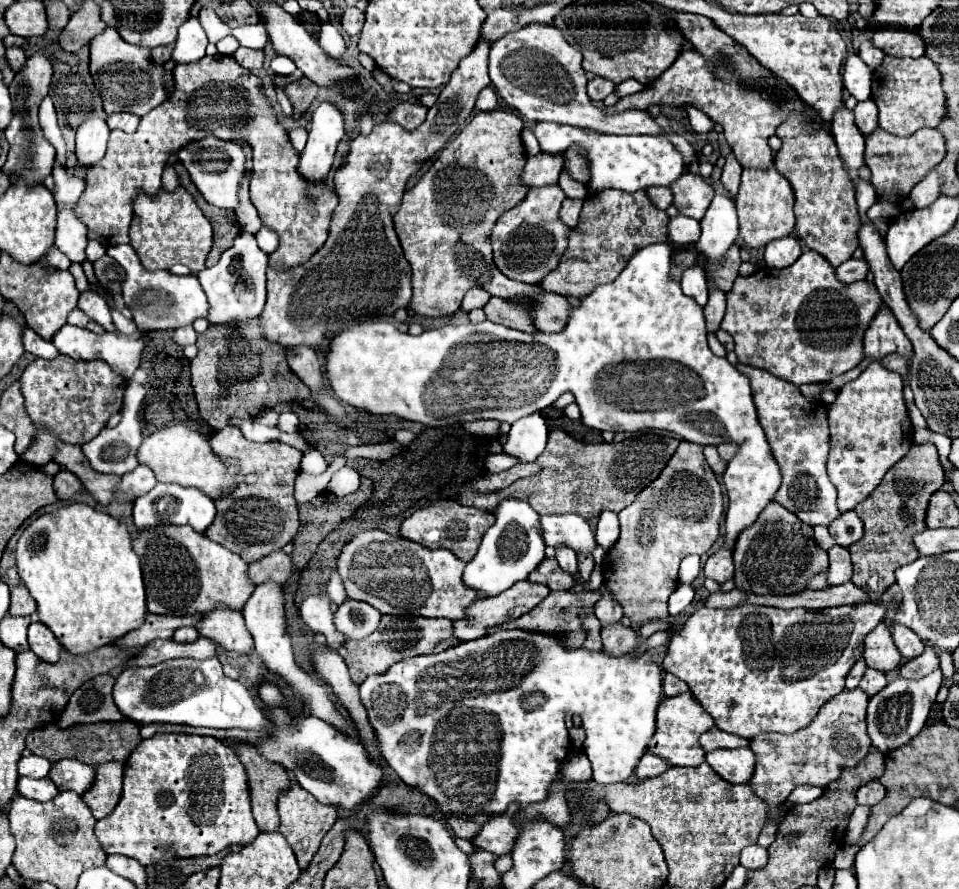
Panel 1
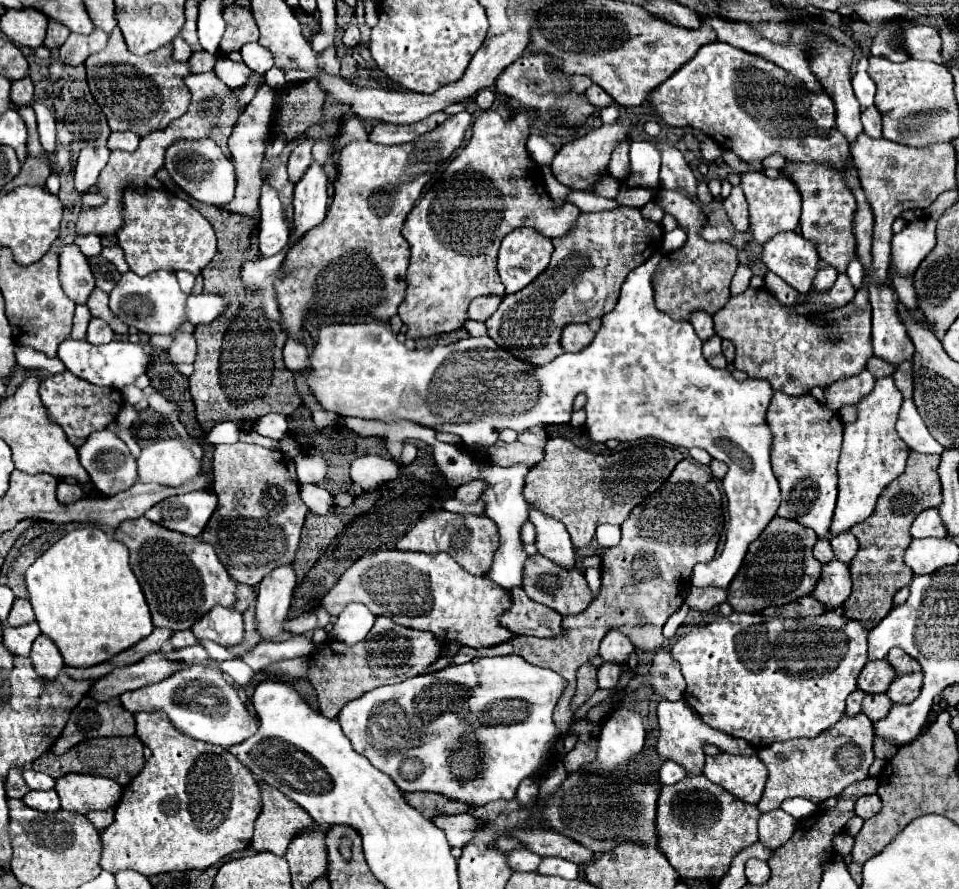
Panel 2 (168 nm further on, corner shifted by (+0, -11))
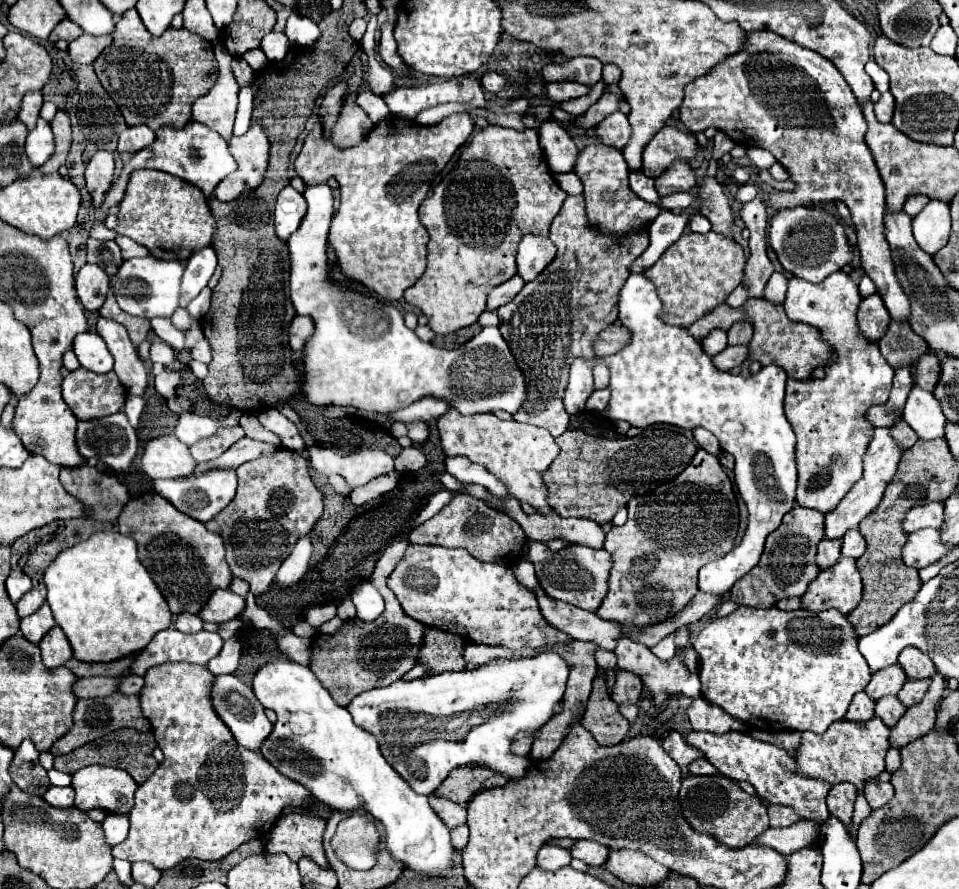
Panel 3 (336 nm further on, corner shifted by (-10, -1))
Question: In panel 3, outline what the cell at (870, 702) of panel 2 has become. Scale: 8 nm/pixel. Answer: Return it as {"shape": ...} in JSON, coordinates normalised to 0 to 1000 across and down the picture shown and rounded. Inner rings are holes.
{"shape":[[[923,783],[923,785],[914,787],[914,792],[912,792],[912,805],[917,805],[923,812],[923,817],[927,817],[927,819],[931,819],[937,812],[937,808],[944,803],[944,799],[946,796],[933,783]]]}

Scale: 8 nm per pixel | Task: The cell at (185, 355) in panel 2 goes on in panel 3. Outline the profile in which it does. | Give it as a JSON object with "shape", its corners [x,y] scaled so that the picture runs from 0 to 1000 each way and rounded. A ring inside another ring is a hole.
{"shape":[[[214,380],[208,382],[208,385],[201,389],[199,400],[201,400],[201,405],[205,405],[205,407],[218,409],[218,407],[220,407],[220,391],[218,391],[218,385],[216,385]]]}

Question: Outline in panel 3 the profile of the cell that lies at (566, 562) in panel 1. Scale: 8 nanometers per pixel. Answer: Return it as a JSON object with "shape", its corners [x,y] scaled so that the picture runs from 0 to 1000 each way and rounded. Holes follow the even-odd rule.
{"shape":[[[468,459],[456,472],[460,504],[466,513],[485,513],[499,524],[506,524],[512,533],[518,533],[539,562],[547,562],[560,571],[562,578],[575,578],[575,569],[570,567],[570,549],[566,544],[566,531],[575,524],[575,520],[583,513],[583,502],[579,493],[568,481],[560,481],[556,477],[543,477],[539,472],[522,472],[516,466],[493,466],[483,468],[479,461]]]}

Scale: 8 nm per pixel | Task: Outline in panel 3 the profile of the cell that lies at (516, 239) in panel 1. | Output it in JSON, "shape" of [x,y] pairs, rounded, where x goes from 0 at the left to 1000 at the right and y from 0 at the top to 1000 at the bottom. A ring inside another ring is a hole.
{"shape":[[[556,263],[545,265],[545,270],[541,272],[541,283],[539,283],[541,310],[547,317],[554,317],[579,290],[579,281],[581,279],[572,268],[556,265]]]}

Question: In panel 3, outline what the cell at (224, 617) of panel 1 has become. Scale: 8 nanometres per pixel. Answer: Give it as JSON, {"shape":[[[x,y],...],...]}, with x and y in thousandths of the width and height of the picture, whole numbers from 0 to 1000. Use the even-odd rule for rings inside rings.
{"shape":[[[224,664],[218,670],[218,677],[210,684],[208,693],[212,695],[212,700],[224,700],[224,702],[233,702],[237,697],[247,695],[255,684],[255,675],[247,668],[243,668],[241,664]]]}

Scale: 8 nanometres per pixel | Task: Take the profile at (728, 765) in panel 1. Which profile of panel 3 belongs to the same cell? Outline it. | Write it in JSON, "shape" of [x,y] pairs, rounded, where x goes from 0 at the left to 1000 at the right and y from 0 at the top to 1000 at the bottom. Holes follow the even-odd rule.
{"shape":[[[721,823],[716,828],[716,835],[725,841],[729,841],[735,853],[758,875],[762,877],[777,877],[787,884],[791,898],[800,900],[802,904],[814,904],[823,907],[833,916],[837,922],[848,922],[858,927],[864,920],[862,911],[862,893],[869,884],[864,880],[856,880],[852,875],[839,875],[837,871],[831,871],[831,859],[827,848],[823,850],[821,844],[810,841],[806,837],[798,837],[794,832],[787,832],[779,823],[758,823],[758,826],[741,826],[741,823]]]}

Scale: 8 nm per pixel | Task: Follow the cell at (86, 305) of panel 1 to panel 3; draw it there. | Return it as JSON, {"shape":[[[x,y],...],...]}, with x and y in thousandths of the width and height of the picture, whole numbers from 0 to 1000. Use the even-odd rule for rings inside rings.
{"shape":[[[103,358],[101,376],[109,382],[116,400],[120,403],[120,421],[130,434],[132,443],[149,443],[153,436],[153,416],[143,400],[143,391],[137,387],[132,371],[112,358]]]}

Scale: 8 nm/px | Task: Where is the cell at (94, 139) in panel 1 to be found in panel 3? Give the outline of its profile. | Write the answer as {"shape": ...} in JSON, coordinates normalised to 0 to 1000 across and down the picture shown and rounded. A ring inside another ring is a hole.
{"shape":[[[103,169],[95,182],[91,184],[89,191],[89,202],[91,202],[91,214],[97,223],[97,232],[103,234],[107,223],[109,223],[109,214],[114,214],[114,209],[118,207],[118,173],[112,169]]]}

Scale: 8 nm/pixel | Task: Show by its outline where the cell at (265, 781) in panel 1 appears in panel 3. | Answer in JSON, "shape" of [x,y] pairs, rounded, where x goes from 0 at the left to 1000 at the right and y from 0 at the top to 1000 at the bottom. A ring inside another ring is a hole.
{"shape":[[[299,916],[291,920],[283,936],[283,945],[278,949],[278,958],[297,961],[303,970],[312,970],[314,965],[324,965],[331,974],[343,976],[343,970],[337,961],[337,943],[339,922],[320,916]]]}

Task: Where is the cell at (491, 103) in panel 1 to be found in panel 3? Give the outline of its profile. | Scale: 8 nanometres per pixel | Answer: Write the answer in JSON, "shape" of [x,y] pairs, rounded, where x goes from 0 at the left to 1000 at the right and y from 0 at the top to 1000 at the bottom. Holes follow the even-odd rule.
{"shape":[[[508,79],[502,88],[502,94],[506,101],[510,103],[520,103],[525,97],[527,97],[527,88],[522,83],[518,83],[516,79]]]}

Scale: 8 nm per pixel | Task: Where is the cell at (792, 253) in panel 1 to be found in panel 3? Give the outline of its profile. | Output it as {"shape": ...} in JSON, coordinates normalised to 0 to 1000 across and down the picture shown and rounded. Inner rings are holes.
{"shape":[[[856,232],[810,236],[802,254],[802,274],[821,306],[848,319],[858,317],[864,308],[877,304],[889,292],[889,279],[885,277],[877,247]]]}

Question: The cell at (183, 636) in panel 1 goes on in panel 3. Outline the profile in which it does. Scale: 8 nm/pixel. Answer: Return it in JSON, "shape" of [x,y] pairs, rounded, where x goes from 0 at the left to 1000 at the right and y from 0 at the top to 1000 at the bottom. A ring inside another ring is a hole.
{"shape":[[[187,691],[182,697],[182,706],[189,711],[208,711],[212,706],[212,697],[205,691]]]}

